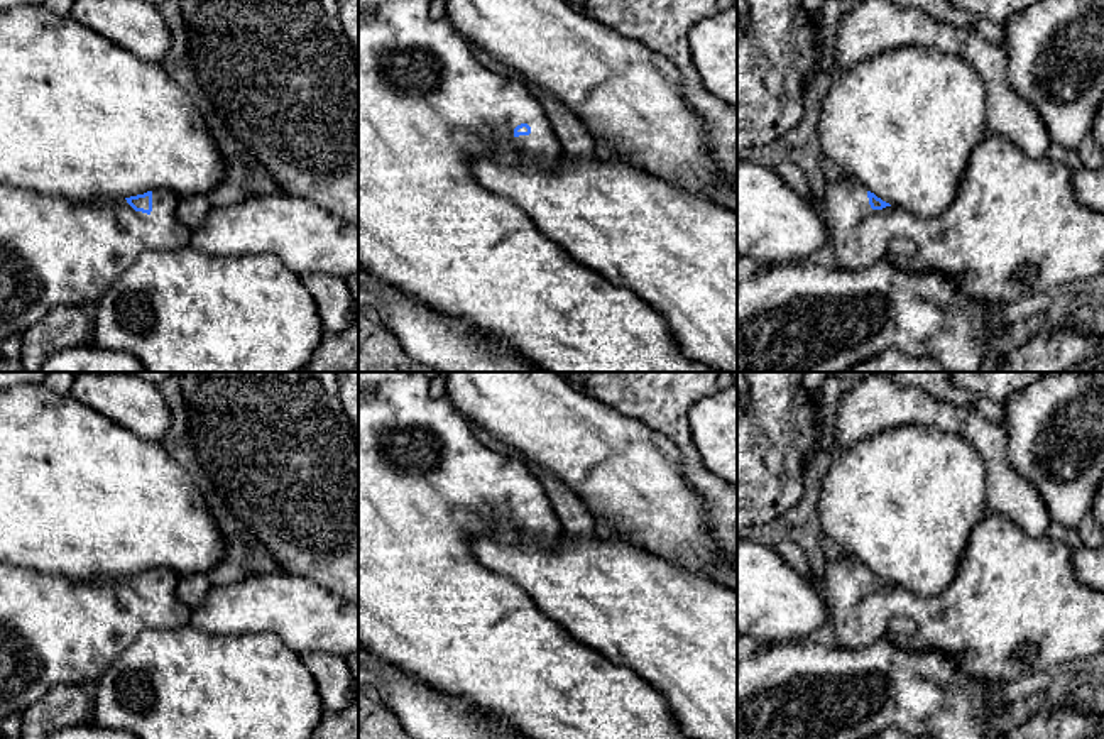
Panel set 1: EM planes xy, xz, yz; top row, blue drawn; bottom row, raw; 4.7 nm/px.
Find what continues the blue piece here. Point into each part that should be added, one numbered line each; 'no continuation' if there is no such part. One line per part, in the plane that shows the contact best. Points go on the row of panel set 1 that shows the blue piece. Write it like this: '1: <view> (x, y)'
1: xy (54, 252)

